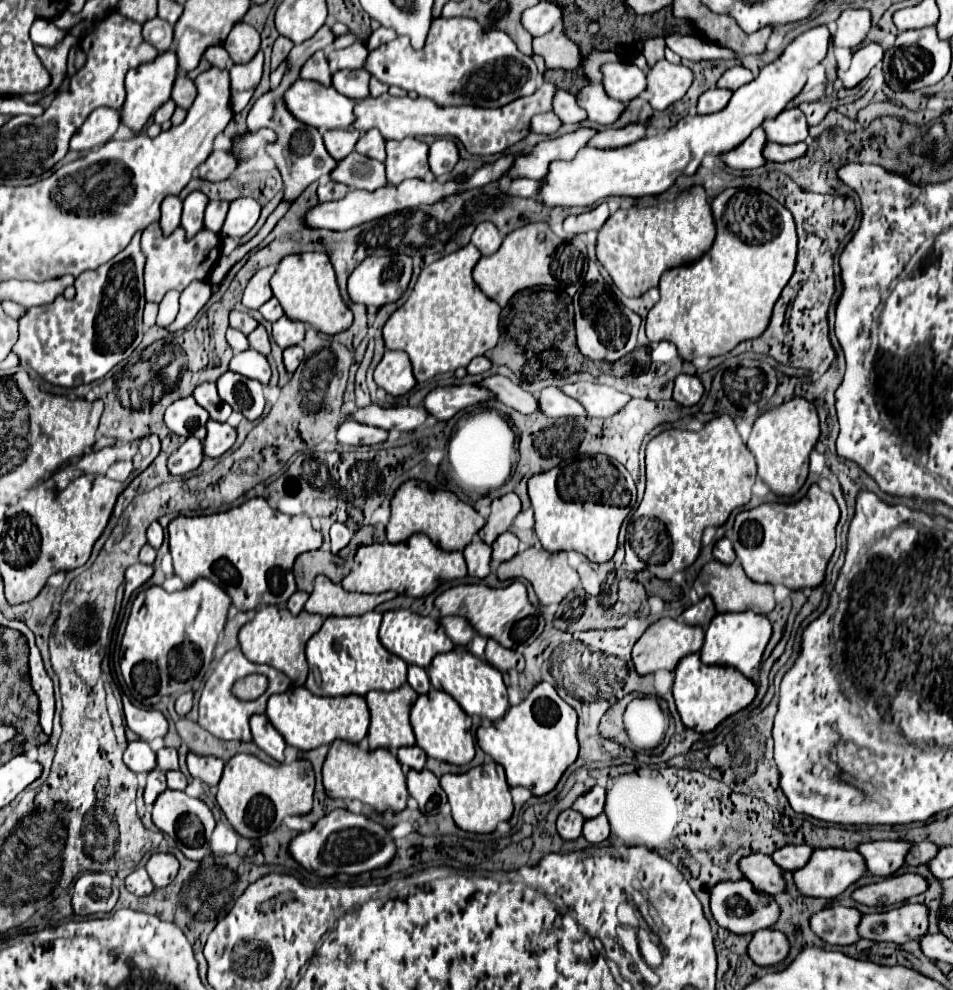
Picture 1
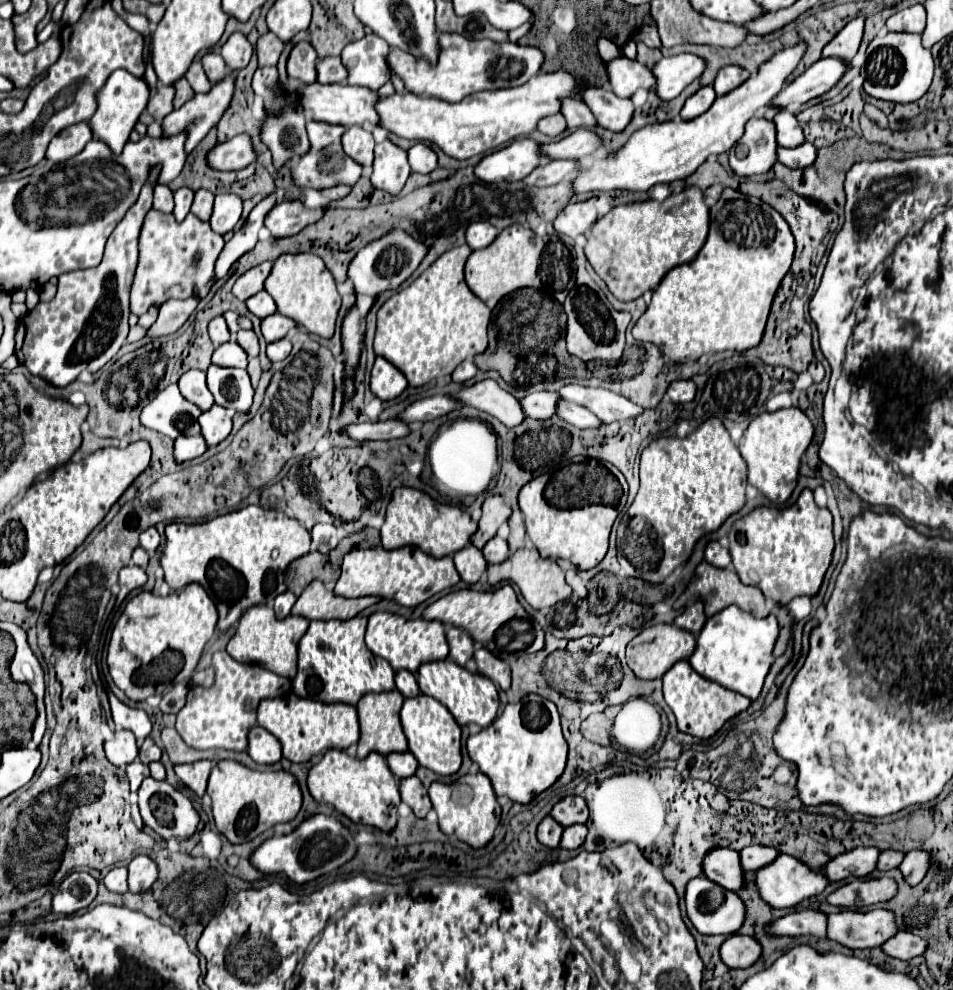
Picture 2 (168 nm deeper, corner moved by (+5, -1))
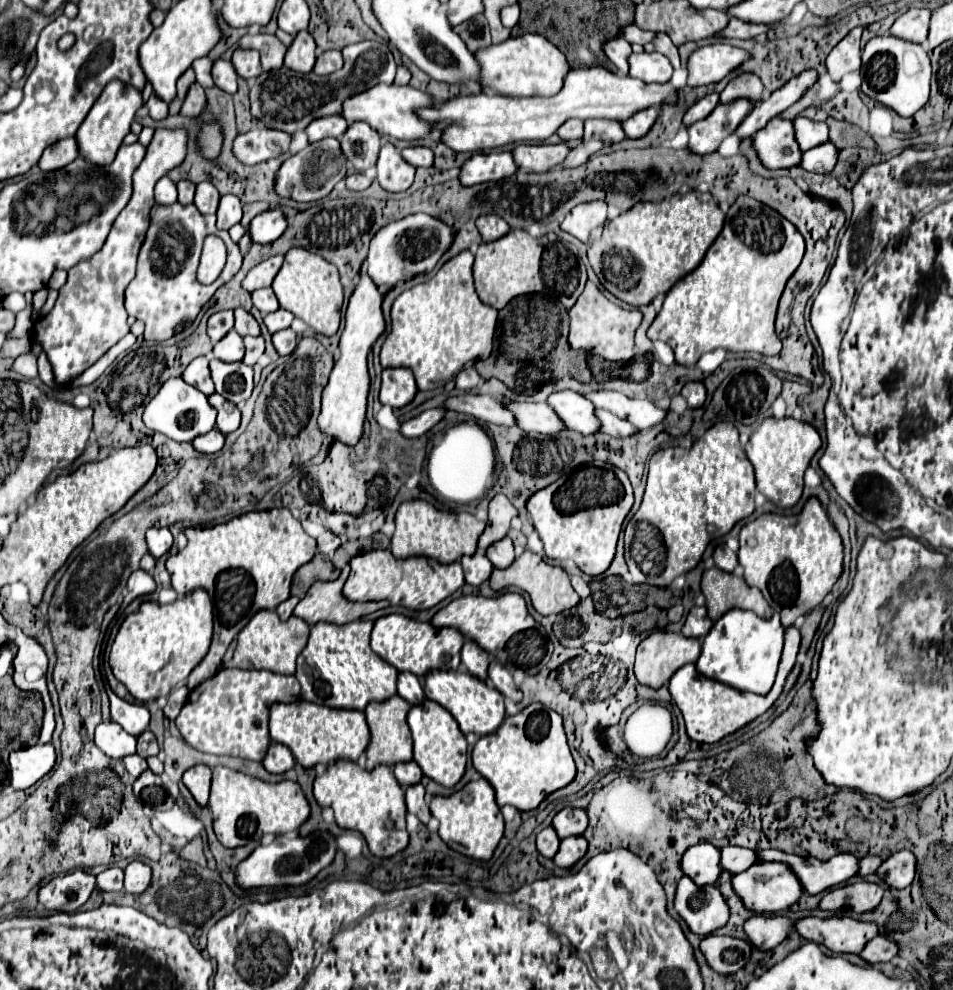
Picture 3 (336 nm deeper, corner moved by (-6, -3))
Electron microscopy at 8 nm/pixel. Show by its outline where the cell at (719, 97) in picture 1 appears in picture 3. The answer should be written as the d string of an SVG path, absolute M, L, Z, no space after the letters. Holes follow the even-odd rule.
M710 93L710 95L702 97L698 103L694 103L694 105L690 107L690 111L686 111L682 123L684 123L686 127L690 127L692 123L708 117L716 105L718 105L718 93Z

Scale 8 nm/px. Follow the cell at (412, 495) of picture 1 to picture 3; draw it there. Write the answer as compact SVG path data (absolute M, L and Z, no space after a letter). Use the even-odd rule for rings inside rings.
M412 499L398 507L396 511L396 531L392 535L390 551L396 559L408 557L430 557L438 563L452 563L464 555L476 551L478 537L484 531L484 523L468 512L448 512L434 509L430 503Z

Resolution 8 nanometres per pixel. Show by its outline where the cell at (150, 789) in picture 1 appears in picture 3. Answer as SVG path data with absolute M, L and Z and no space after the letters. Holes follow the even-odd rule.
M134 753L134 755L126 755L126 757L122 759L122 763L124 763L126 771L128 771L132 777L140 775L140 771L146 769L146 759L142 759L138 753Z

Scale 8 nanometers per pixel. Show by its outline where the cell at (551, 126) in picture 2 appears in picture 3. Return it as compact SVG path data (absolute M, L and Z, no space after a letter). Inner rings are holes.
M568 119L558 129L558 135L562 141L576 141L582 137L582 133L584 133L584 121L580 121L580 119Z

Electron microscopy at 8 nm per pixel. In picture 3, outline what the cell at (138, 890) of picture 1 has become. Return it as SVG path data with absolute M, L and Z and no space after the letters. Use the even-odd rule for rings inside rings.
M110 867L96 875L96 887L100 891L122 891L122 879L124 871L120 867Z

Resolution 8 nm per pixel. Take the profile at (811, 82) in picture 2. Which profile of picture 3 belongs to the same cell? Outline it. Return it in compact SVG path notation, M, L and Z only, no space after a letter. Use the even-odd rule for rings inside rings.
M804 71L804 75L798 75L784 87L776 89L768 99L762 99L748 115L746 119L736 127L734 135L738 139L752 137L756 131L760 131L772 117L782 113L786 107L790 107L794 101L798 101L804 91L808 91L816 83L816 71Z

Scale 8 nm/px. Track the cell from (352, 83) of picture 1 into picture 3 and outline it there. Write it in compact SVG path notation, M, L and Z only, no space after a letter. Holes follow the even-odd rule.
M330 49L330 51L318 53L312 71L316 75L328 75L330 71L338 71L340 67L342 67L342 53L336 49Z

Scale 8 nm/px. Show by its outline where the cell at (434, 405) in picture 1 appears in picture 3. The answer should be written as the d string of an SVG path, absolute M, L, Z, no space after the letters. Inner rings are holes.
M504 399L516 415L516 425L524 431L534 431L542 435L554 435L566 429L564 421L548 403L512 403Z

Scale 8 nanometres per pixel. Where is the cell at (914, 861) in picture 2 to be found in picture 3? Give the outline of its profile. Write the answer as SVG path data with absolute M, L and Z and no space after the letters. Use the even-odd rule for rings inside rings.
M896 851L886 861L882 861L882 865L876 869L876 875L888 887L910 887L916 875L916 859L910 851Z

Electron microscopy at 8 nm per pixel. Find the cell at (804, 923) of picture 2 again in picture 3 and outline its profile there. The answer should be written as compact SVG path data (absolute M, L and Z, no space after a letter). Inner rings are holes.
M754 915L744 923L744 933L748 943L760 951L776 947L788 933L792 933L792 919L786 917L766 917Z

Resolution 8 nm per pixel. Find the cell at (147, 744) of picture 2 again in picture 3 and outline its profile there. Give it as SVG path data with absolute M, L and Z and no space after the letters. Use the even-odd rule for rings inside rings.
M144 731L138 735L138 745L136 745L136 753L140 757L150 757L150 755L156 755L158 753L158 743L156 743L156 737L152 735L152 731Z

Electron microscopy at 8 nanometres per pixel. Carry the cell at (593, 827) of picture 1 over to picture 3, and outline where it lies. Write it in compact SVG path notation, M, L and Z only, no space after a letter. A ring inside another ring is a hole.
M580 835L580 837L572 837L572 839L562 839L560 841L560 849L558 853L552 857L552 861L556 863L556 867L562 867L562 869L570 869L576 861L580 861L586 853L586 839Z

